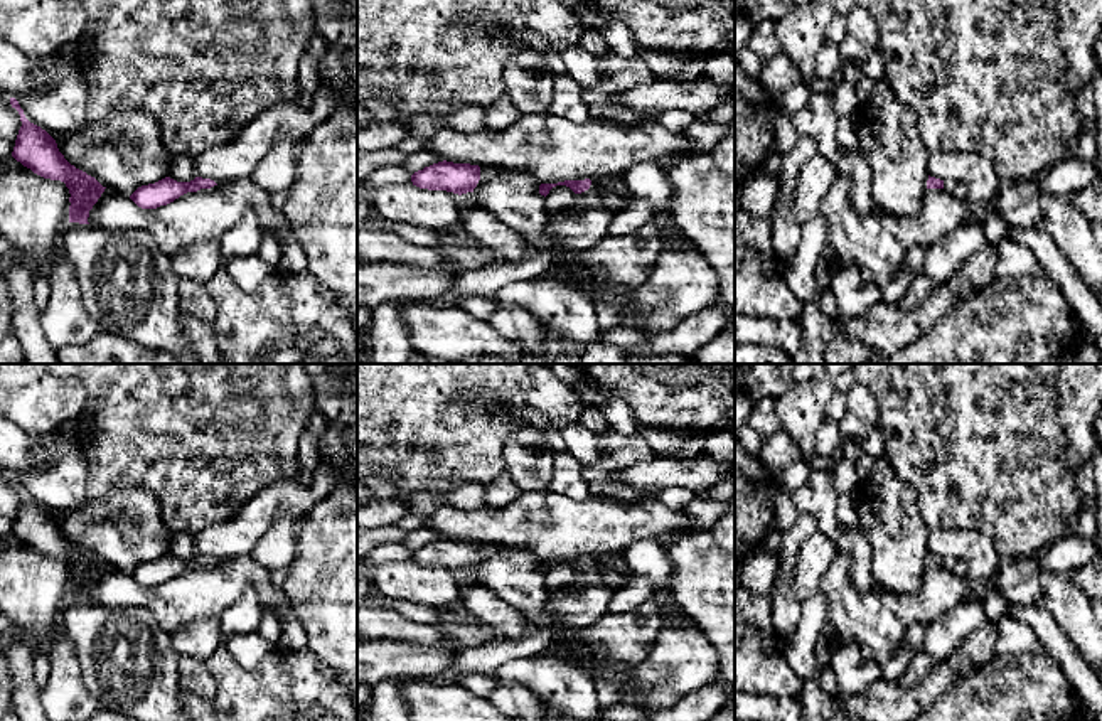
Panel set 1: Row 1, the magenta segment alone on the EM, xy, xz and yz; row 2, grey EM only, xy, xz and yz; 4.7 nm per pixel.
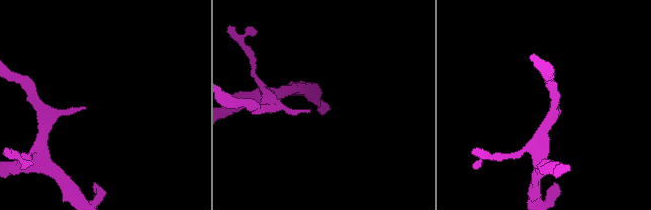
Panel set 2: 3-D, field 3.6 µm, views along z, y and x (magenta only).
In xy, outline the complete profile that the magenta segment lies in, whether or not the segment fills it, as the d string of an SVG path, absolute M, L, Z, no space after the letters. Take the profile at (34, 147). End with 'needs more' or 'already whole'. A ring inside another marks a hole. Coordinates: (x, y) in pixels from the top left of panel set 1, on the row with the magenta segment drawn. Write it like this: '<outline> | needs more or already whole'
M10 98L10 104L19 111L22 121L12 157L44 179L64 182L71 194L69 222L89 224L89 211L106 187L71 165L59 152L56 140L25 118L15 98Z | already whole

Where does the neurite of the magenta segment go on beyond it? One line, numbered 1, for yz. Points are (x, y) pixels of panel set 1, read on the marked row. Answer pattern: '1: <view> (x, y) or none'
1: none

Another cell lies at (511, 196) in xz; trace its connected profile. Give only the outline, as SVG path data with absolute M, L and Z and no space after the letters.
M480 167L473 195L480 207L490 211L526 241L543 236L549 222L539 180L526 172L500 167Z

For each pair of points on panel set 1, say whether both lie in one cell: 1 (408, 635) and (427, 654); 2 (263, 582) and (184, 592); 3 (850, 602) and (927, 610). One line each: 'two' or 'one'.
1: two
2: one
3: one

